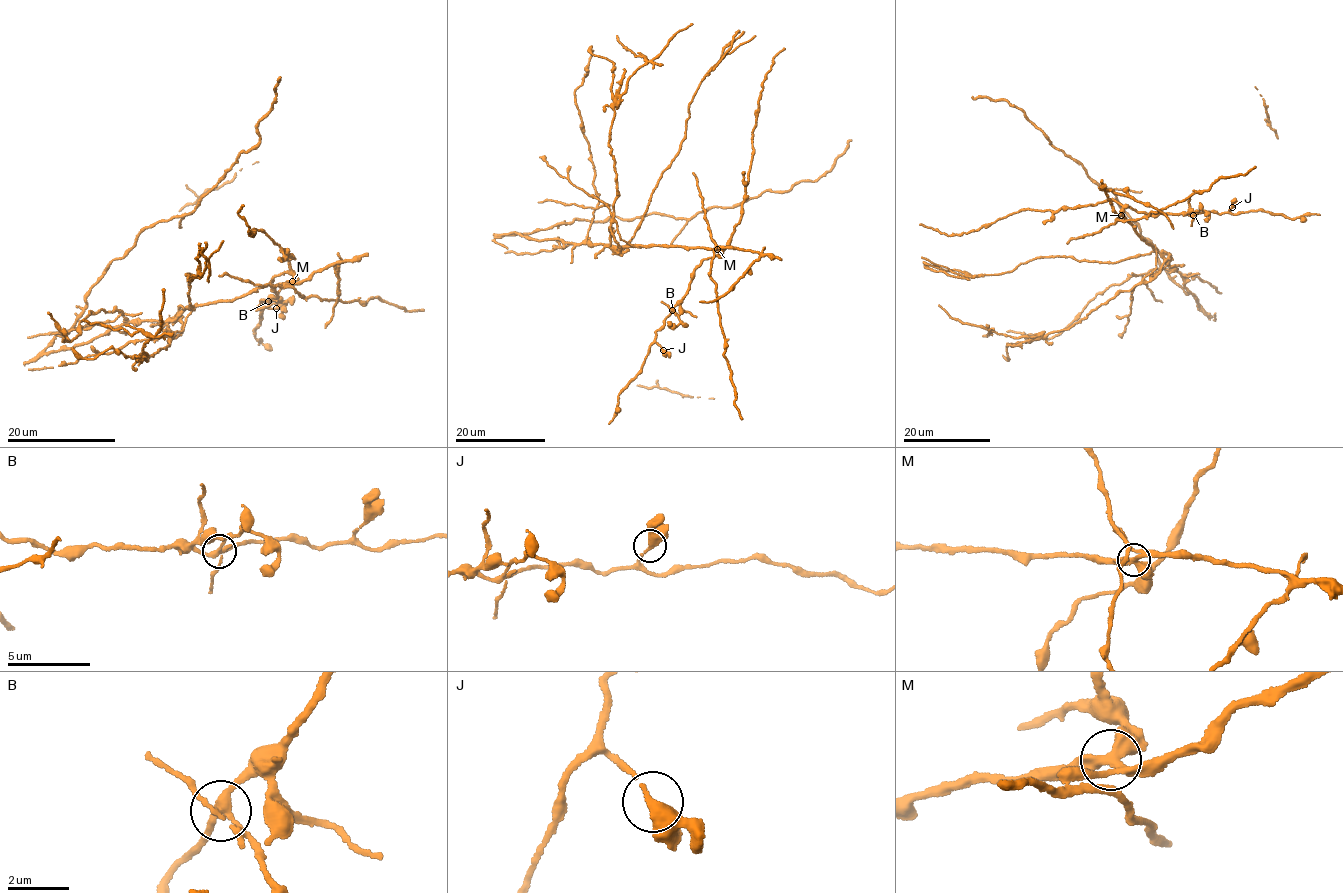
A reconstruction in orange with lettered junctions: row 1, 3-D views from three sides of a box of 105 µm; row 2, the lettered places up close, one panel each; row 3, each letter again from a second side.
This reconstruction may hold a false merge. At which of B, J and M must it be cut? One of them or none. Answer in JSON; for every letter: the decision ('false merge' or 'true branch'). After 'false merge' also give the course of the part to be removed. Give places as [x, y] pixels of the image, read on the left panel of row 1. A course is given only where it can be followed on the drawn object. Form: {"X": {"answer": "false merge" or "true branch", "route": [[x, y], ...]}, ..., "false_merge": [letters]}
{"B": {"answer": "true branch"}, "J": {"answer": "true branch"}, "M": {"answer": "false merge", "route": [[292, 281], [41, 353], [68, 334], [91, 288], [141, 231], [194, 212], [258, 143], [280, 76]]}, "false_merge": ["M"]}

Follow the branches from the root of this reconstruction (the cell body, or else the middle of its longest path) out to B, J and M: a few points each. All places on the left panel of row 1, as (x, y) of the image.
B: (126, 323), (168, 320), (292, 274), (274, 276), (277, 292), (268, 301)
J: (126, 323), (168, 320), (292, 274), (274, 276), (276, 295), (257, 306), (276, 308)
M: (126, 323), (153, 319), (168, 320), (188, 307), (232, 300), (258, 288), (292, 281)

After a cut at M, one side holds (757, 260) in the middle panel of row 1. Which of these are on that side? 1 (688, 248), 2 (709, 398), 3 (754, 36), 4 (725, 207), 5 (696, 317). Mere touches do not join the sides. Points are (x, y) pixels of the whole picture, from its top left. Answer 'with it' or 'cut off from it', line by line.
1: with it
2: cut off from it
3: with it
4: with it
5: cut off from it

